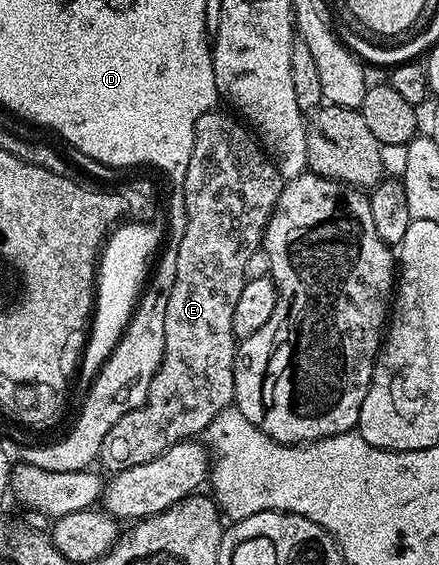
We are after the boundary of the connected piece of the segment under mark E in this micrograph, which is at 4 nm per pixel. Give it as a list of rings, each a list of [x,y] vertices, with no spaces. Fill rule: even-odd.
[[[214,110],[204,112],[195,122],[195,134],[193,135],[193,149],[191,158],[187,162],[187,174],[185,175],[185,196],[186,196],[186,214],[187,226],[183,233],[182,241],[178,248],[178,262],[176,263],[175,286],[171,289],[171,298],[168,299],[167,318],[164,319],[164,341],[163,354],[159,358],[153,377],[149,382],[149,391],[146,394],[144,404],[137,409],[132,409],[124,413],[111,430],[107,431],[107,436],[103,438],[102,453],[108,454],[109,460],[118,469],[139,466],[143,462],[151,462],[151,458],[162,456],[169,449],[170,444],[178,444],[181,440],[188,440],[196,437],[196,432],[204,433],[209,427],[209,423],[223,409],[230,407],[234,403],[233,391],[235,390],[235,354],[239,343],[237,335],[233,332],[233,319],[235,318],[235,304],[239,302],[239,294],[243,294],[243,286],[247,279],[245,271],[249,268],[249,263],[253,260],[253,255],[259,252],[265,238],[265,227],[273,213],[273,207],[279,202],[279,194],[283,187],[283,179],[279,170],[273,164],[269,154],[263,149],[257,137],[236,115]]]

